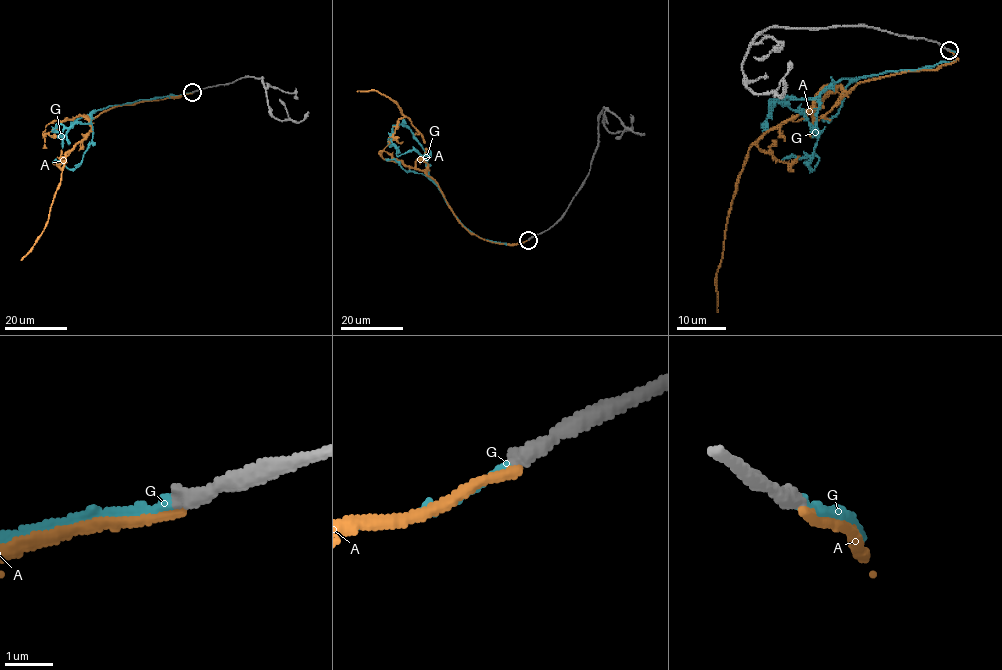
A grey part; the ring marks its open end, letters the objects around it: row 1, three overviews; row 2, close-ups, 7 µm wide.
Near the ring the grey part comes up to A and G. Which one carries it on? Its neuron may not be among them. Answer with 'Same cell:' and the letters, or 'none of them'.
Same cell: G

